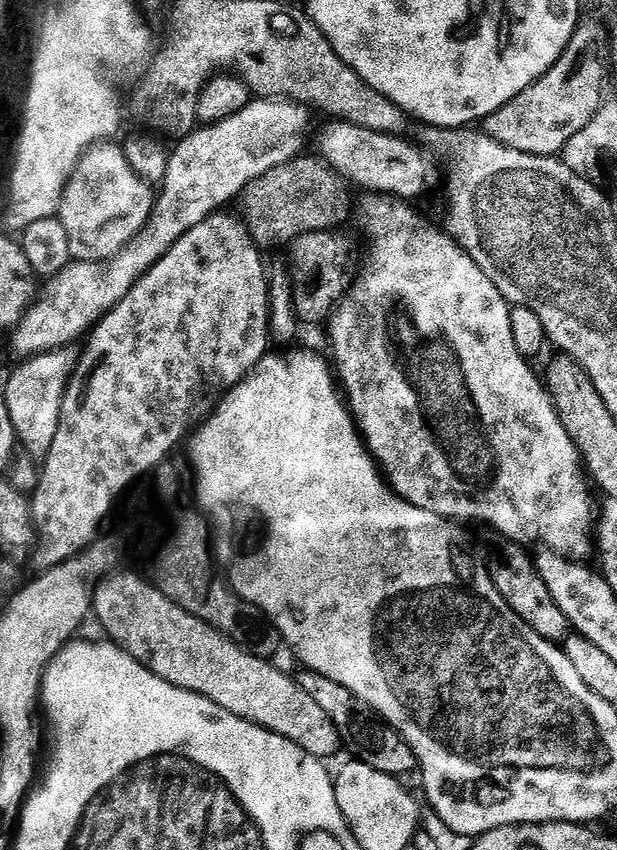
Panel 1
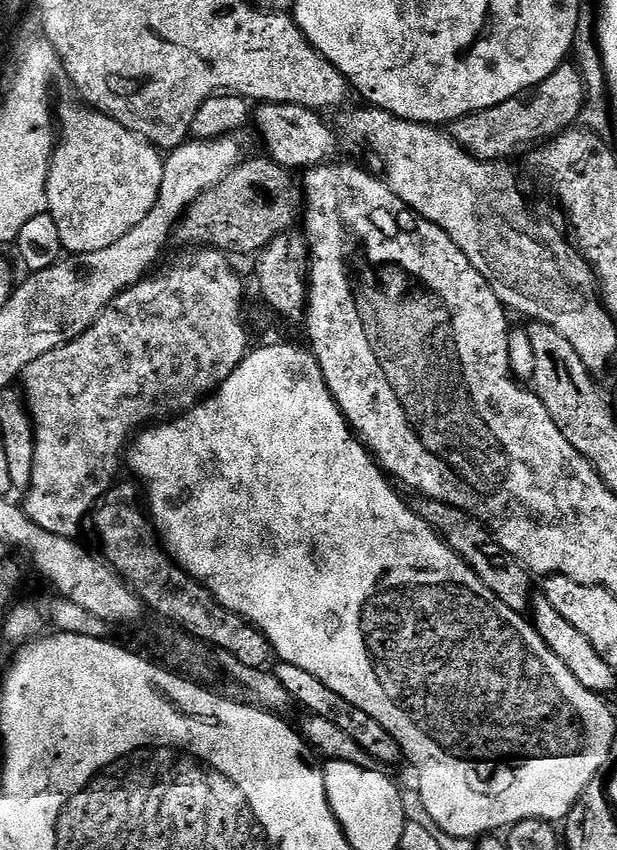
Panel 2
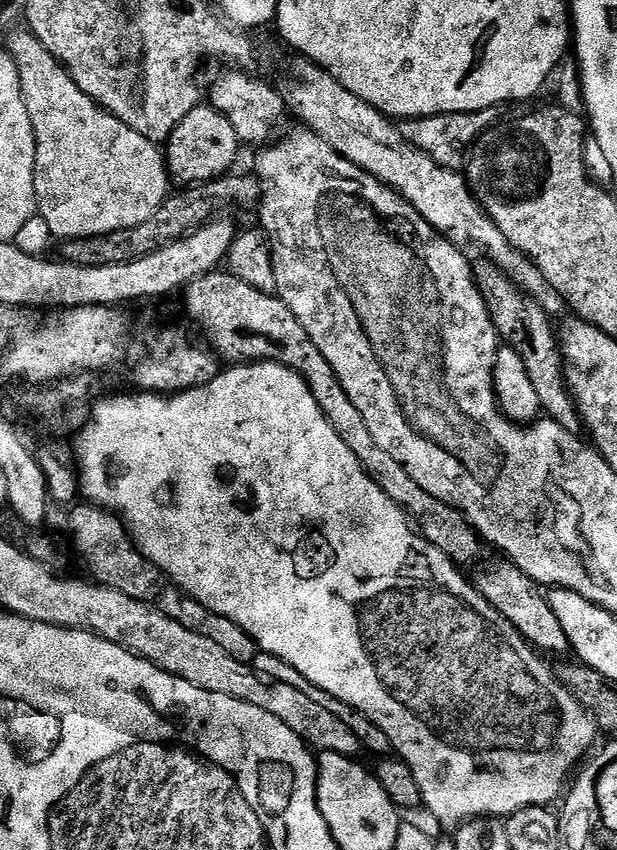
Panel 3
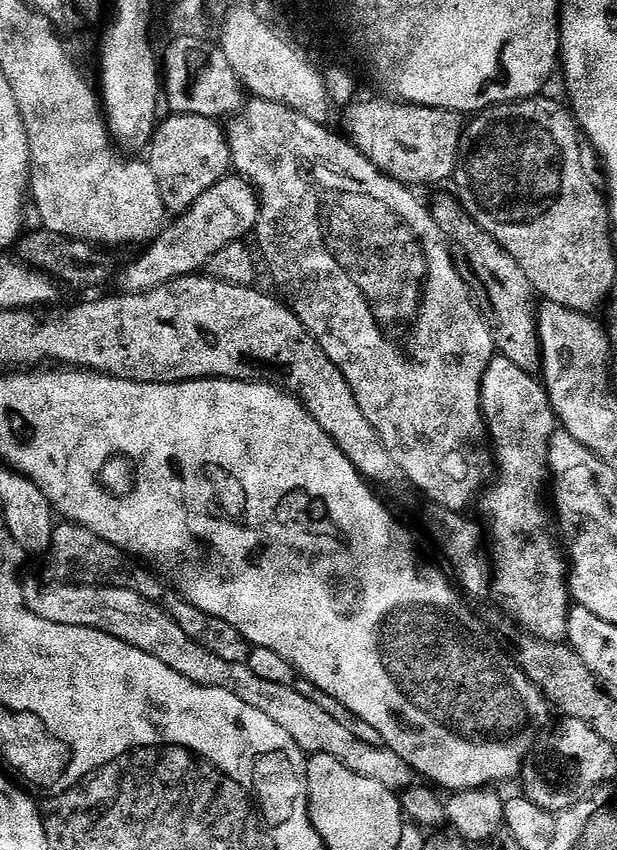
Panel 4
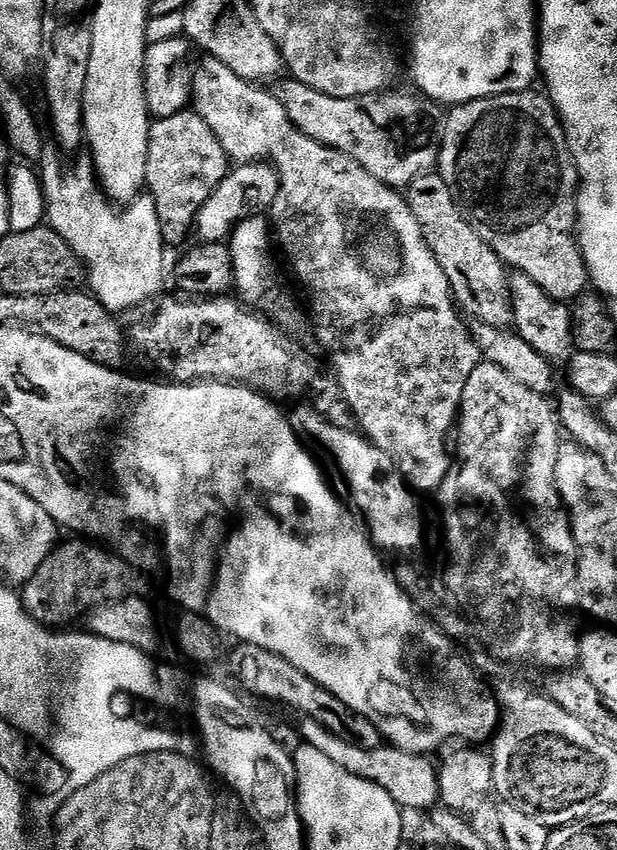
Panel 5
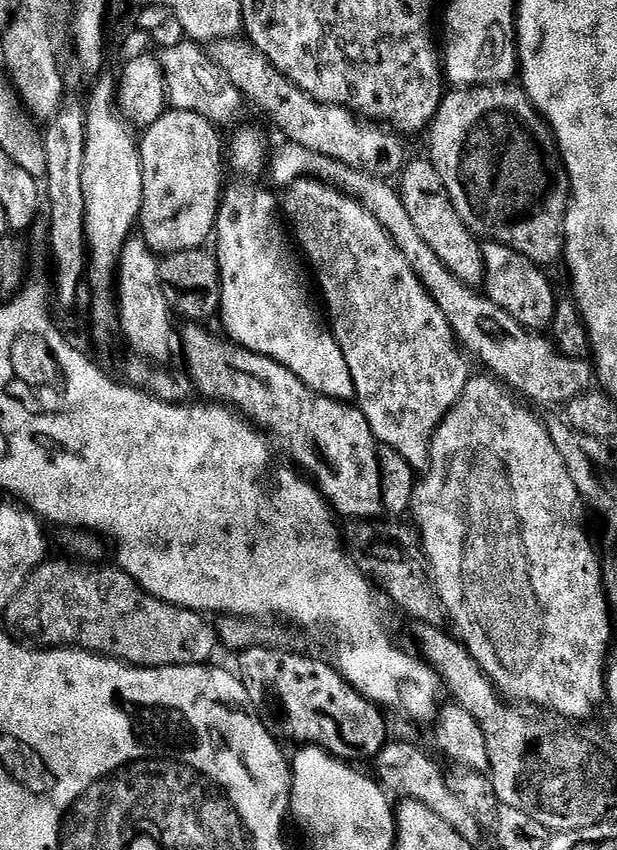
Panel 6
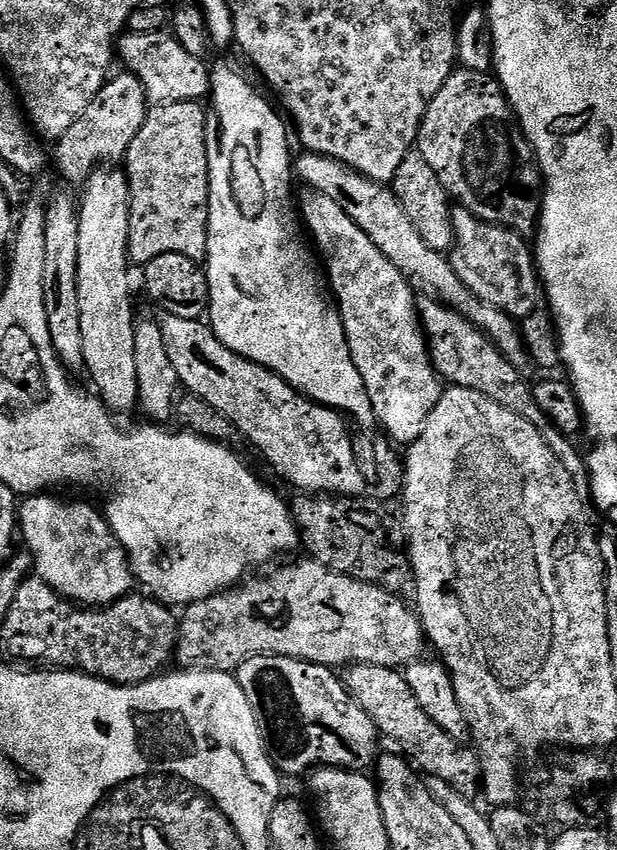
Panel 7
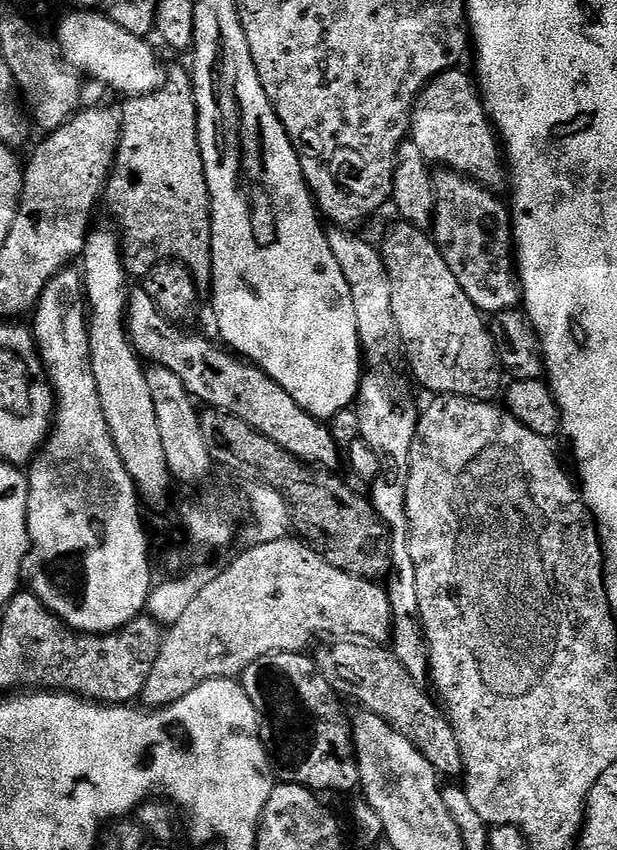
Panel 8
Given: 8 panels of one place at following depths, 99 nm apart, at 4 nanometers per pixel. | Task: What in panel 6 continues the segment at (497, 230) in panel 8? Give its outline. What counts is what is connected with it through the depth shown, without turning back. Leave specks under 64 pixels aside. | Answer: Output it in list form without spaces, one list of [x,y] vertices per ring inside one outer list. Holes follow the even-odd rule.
[[[485,243],[482,248],[484,260],[484,282],[482,291],[494,302],[494,306],[502,306],[514,322],[518,322],[531,332],[543,333],[551,329],[552,319],[556,313],[558,293],[552,289],[548,276],[541,265],[530,262],[518,250],[510,250],[505,244]]]

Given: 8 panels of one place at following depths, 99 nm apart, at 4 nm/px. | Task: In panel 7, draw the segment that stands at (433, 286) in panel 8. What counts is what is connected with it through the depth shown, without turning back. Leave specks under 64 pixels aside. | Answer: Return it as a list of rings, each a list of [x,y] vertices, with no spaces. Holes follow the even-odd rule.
[[[424,298],[419,301],[418,315],[420,326],[428,342],[428,352],[432,355],[432,365],[440,375],[441,381],[449,385],[478,390],[478,394],[486,394],[486,398],[494,398],[498,406],[506,406],[506,410],[514,410],[526,422],[530,422],[542,434],[546,446],[562,462],[566,474],[574,482],[578,494],[587,497],[590,492],[590,477],[588,475],[587,459],[575,448],[573,437],[567,436],[550,418],[546,418],[546,410],[538,406],[533,385],[524,381],[525,373],[513,366],[506,357],[491,344],[476,327],[460,312],[455,312],[439,300]]]

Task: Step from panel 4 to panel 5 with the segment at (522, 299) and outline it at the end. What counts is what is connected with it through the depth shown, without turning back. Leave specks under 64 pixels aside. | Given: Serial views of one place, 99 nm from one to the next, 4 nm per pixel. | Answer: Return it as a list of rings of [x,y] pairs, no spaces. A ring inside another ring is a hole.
[[[435,171],[427,172],[408,185],[406,199],[414,218],[418,218],[426,246],[430,246],[438,266],[442,266],[442,274],[446,274],[450,282],[457,305],[479,324],[511,329],[514,323],[512,295],[508,285],[509,269],[499,254],[479,236],[478,230],[466,222],[454,194],[450,194],[450,186],[446,186],[446,182]]]

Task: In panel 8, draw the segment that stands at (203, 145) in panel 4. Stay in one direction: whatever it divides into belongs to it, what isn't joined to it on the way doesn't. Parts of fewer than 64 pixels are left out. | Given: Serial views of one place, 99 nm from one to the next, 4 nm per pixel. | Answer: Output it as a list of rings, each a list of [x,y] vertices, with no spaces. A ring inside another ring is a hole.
[[[171,68],[166,72],[166,83],[154,94],[149,96],[138,96],[128,98],[123,101],[124,109],[119,109],[120,118],[120,145],[116,151],[116,160],[112,164],[112,174],[108,178],[108,183],[104,186],[103,203],[108,203],[108,212],[116,219],[115,227],[118,229],[119,239],[122,241],[122,259],[125,273],[129,277],[147,277],[148,272],[155,264],[165,262],[175,262],[188,268],[193,279],[196,280],[197,289],[204,290],[212,283],[212,199],[208,193],[208,183],[204,173],[204,163],[200,153],[200,131],[198,130],[198,118],[196,117],[196,92],[192,89],[192,77],[189,69]]]

